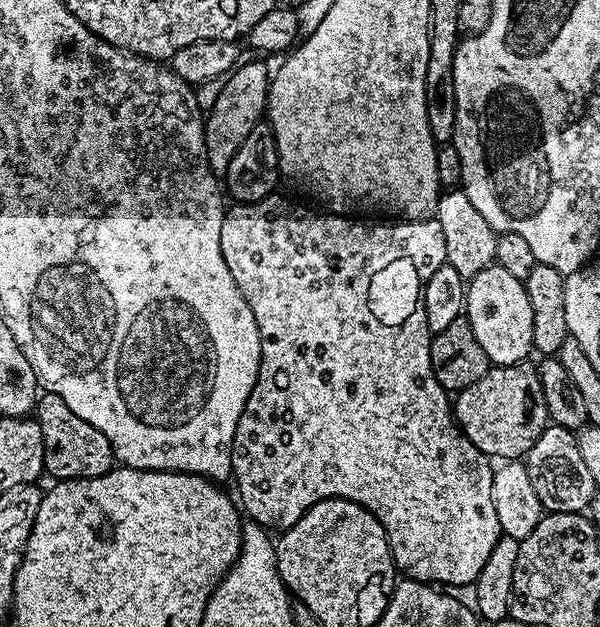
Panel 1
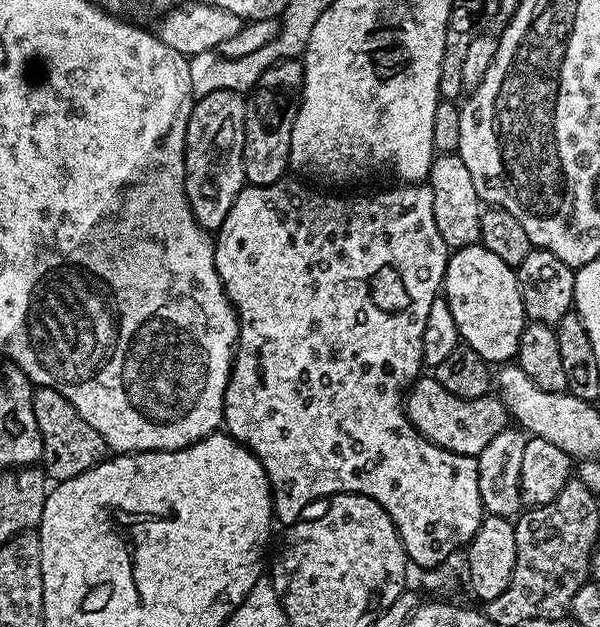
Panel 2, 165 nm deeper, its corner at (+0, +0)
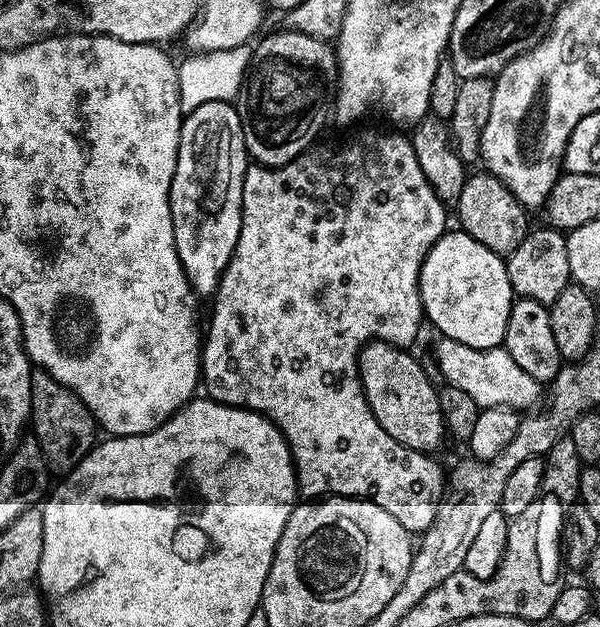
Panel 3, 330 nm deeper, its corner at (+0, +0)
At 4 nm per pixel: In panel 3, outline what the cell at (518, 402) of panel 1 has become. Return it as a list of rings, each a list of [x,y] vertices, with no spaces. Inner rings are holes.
[[[369,340],[360,349],[362,390],[374,418],[378,418],[378,426],[382,426],[382,430],[386,430],[394,442],[416,452],[432,454],[446,440],[440,394],[433,380],[427,376],[425,365],[416,361],[408,352],[411,351],[387,344],[384,340]]]

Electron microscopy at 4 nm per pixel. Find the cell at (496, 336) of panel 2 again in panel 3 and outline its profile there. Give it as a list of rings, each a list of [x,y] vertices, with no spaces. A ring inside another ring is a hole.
[[[463,230],[445,231],[444,235],[434,242],[426,254],[420,271],[420,301],[424,304],[424,315],[427,323],[437,328],[441,337],[456,339],[466,346],[476,348],[498,348],[504,343],[506,322],[514,303],[514,293],[508,277],[508,266],[505,257],[494,254],[482,246],[470,234]]]

